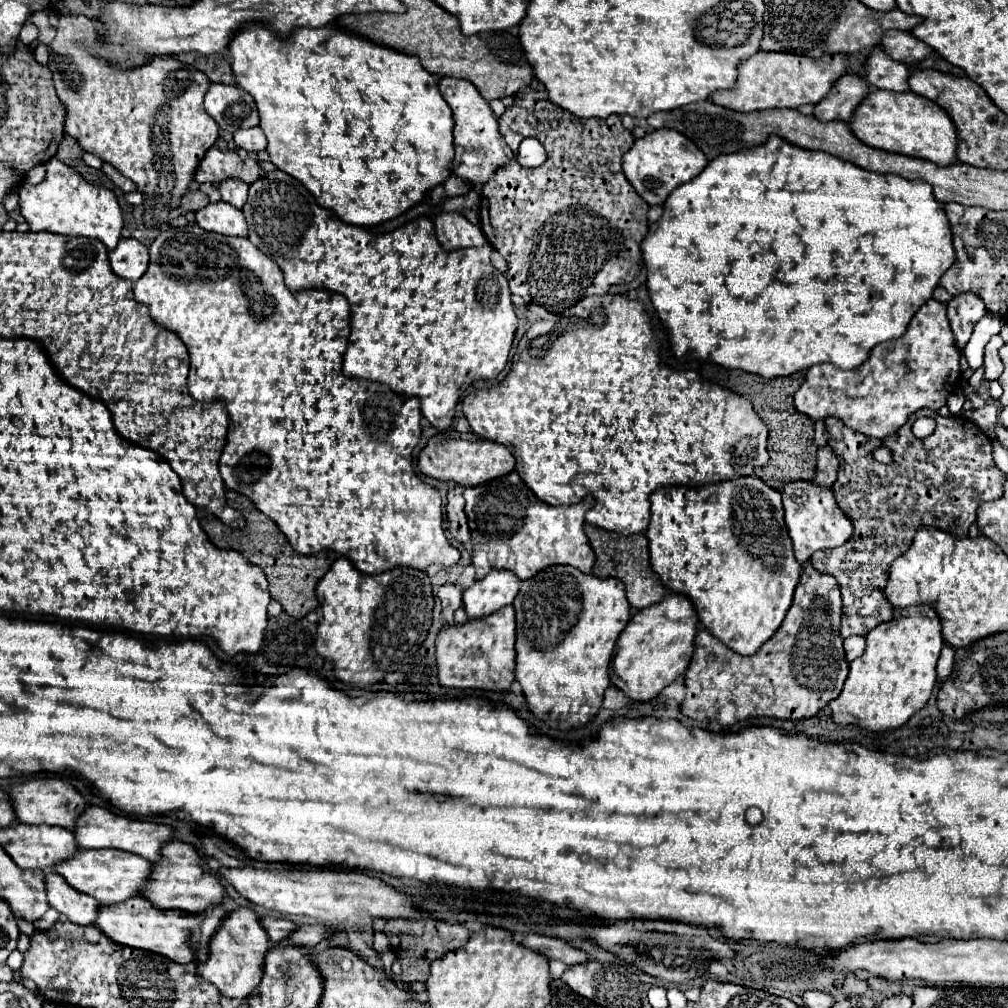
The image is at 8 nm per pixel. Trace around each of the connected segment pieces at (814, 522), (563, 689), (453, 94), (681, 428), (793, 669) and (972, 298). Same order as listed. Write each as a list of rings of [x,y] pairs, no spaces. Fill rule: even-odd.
[[[792,481],[782,489],[782,505],[784,505],[784,521],[788,533],[794,543],[796,561],[804,565],[816,551],[832,549],[844,545],[852,537],[852,523],[836,505],[834,493],[826,487],[814,487],[810,481]]]
[[[556,565],[522,581],[512,605],[516,611],[516,681],[522,687],[528,711],[562,731],[586,725],[602,707],[604,691],[610,685],[608,665],[614,645],[630,619],[630,605],[626,603],[622,581],[598,579],[574,567]]]
[[[444,77],[440,79],[440,93],[454,115],[454,173],[458,177],[466,177],[472,185],[484,185],[496,173],[498,167],[506,165],[514,157],[514,151],[504,143],[498,131],[498,119],[492,113],[488,101],[470,81]]]
[[[602,295],[602,297],[586,297],[578,301],[574,307],[566,309],[564,313],[554,317],[554,337],[552,339],[520,339],[520,345],[514,355],[514,367],[506,375],[506,379],[492,387],[492,389],[480,389],[470,393],[464,399],[462,407],[466,419],[470,421],[472,431],[480,439],[490,439],[496,443],[506,445],[514,459],[516,459],[516,473],[522,477],[522,481],[532,489],[532,493],[548,503],[548,505],[574,505],[582,501],[586,495],[592,495],[596,499],[596,505],[586,513],[586,523],[606,529],[606,531],[618,531],[622,535],[634,535],[644,533],[648,529],[650,521],[650,501],[648,497],[652,491],[666,487],[666,485],[682,485],[682,487],[700,487],[702,483],[718,483],[728,481],[736,477],[752,475],[756,467],[762,467],[768,463],[768,429],[762,423],[762,419],[752,409],[752,403],[728,389],[722,389],[718,385],[712,385],[704,381],[696,371],[676,371],[672,369],[664,359],[664,349],[654,339],[652,323],[648,313],[644,311],[640,301],[630,301],[624,295]]]
[[[806,563],[806,565],[804,565],[804,571],[802,571],[802,577],[800,577],[800,581],[798,581],[798,585],[796,585],[794,603],[792,603],[792,607],[788,609],[786,619],[782,621],[782,625],[780,625],[780,629],[774,633],[774,637],[772,637],[766,645],[762,645],[762,651],[758,651],[756,655],[752,655],[752,657],[742,657],[742,655],[740,655],[740,657],[738,657],[738,653],[730,651],[722,641],[714,639],[708,631],[704,631],[704,629],[698,631],[698,635],[694,637],[694,655],[692,655],[692,659],[690,659],[690,667],[688,667],[686,673],[684,673],[686,697],[684,697],[684,701],[680,703],[682,715],[686,715],[686,717],[690,717],[690,719],[696,719],[696,721],[708,721],[708,719],[710,719],[710,721],[716,721],[716,723],[720,723],[720,725],[724,725],[724,727],[726,727],[726,725],[734,725],[734,723],[738,723],[738,721],[744,721],[744,719],[748,719],[748,717],[774,717],[774,719],[792,719],[792,721],[800,721],[800,719],[810,719],[810,717],[818,715],[820,709],[824,709],[832,699],[836,699],[836,697],[840,695],[842,685],[844,685],[844,681],[846,681],[846,677],[848,677],[848,661],[844,659],[842,637],[838,635],[840,617],[842,617],[842,595],[840,595],[840,591],[838,591],[836,579],[834,579],[832,575],[818,573],[810,563]]]
[[[966,293],[966,295],[952,297],[952,301],[948,303],[948,321],[954,331],[958,349],[966,347],[976,321],[980,321],[984,317],[984,313],[986,313],[986,307],[984,307],[982,299],[978,299],[978,295]]]

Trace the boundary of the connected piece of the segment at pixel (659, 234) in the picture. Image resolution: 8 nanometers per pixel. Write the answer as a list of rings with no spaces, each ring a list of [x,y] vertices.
[[[776,135],[770,137],[770,141],[766,141],[762,147],[712,159],[698,177],[694,177],[690,183],[684,183],[682,187],[676,187],[676,191],[670,193],[670,199],[666,199],[664,203],[662,217],[642,239],[640,251],[646,265],[648,295],[660,323],[668,331],[672,355],[680,363],[688,359],[702,359],[726,369],[754,373],[764,379],[786,377],[798,371],[806,371],[808,367],[818,363],[832,363],[840,369],[860,367],[868,359],[874,345],[898,339],[898,335],[906,331],[912,315],[928,299],[932,299],[942,273],[956,259],[944,205],[934,199],[928,183],[910,183],[906,179],[894,179],[894,175],[874,175],[872,171],[854,167],[854,163],[834,159],[834,155],[790,147]]]

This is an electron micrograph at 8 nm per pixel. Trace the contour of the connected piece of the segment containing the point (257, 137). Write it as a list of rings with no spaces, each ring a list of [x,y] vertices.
[[[260,127],[238,129],[234,133],[234,143],[236,143],[236,147],[246,149],[246,151],[262,151],[262,149],[266,149],[266,137],[264,137],[264,131]]]

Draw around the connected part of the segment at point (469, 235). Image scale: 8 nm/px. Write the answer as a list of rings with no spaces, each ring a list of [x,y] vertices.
[[[440,213],[434,217],[432,223],[434,223],[434,235],[444,251],[486,245],[482,229],[472,225],[460,213]]]

